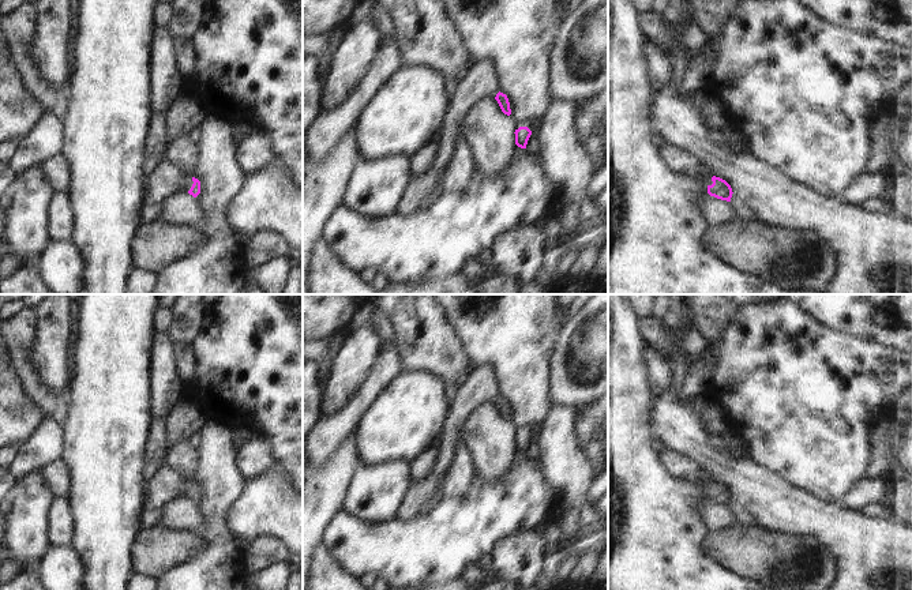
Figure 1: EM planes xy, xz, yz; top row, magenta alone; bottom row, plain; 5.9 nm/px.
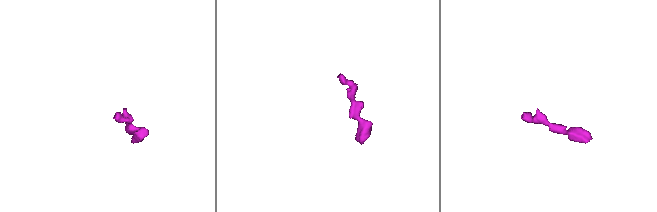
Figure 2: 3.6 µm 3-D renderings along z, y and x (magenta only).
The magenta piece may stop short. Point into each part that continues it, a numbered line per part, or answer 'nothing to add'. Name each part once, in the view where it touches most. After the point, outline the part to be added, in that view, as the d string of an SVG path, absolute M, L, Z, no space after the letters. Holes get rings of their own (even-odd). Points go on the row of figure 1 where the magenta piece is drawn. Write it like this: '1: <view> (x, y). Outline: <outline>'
1: xy (165, 179). Outline: M164 158L162 161L158 161L158 165L146 181L145 203L158 206L170 193L179 191L188 192L192 184L191 174L183 173Z

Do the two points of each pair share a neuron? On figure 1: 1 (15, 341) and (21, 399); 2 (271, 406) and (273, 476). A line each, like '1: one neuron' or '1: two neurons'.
1: two neurons
2: two neurons

